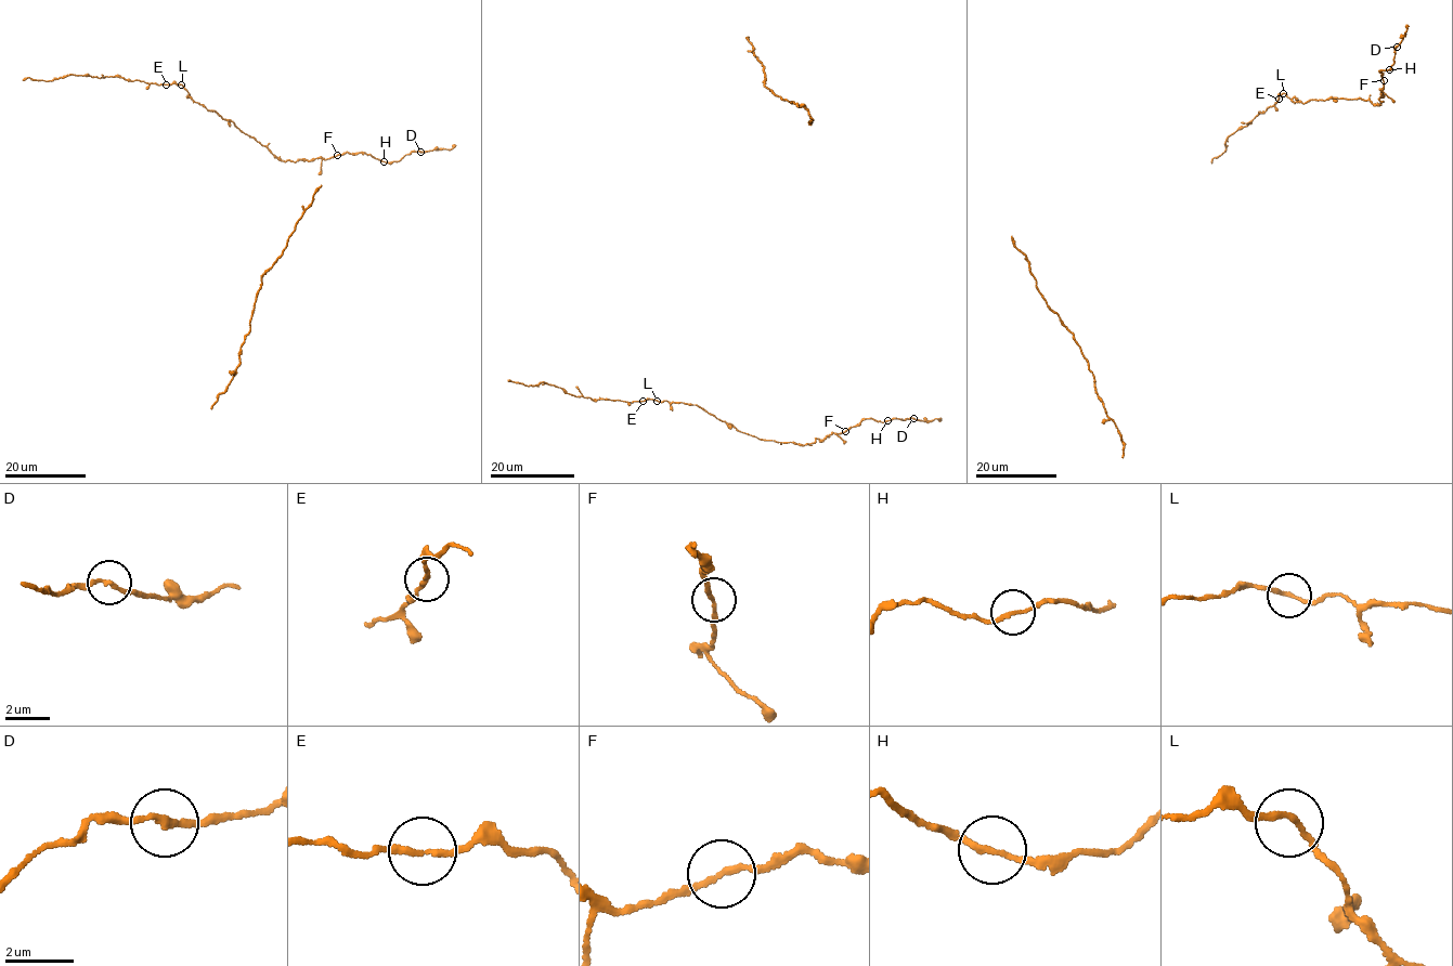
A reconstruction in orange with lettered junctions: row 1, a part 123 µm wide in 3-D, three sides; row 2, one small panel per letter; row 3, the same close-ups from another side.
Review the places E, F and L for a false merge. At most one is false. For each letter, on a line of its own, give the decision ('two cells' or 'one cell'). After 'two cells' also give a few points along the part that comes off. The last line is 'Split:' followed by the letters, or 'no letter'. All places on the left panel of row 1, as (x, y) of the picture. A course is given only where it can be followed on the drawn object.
E: one cell
F: one cell
L: one cell
Split: no letter

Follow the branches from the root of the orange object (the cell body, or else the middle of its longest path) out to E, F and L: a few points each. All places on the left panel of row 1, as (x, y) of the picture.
E: (207, 109), (194, 102), (182, 86), (167, 85)
F: (207, 109), (233, 121), (243, 132), (256, 138), (284, 161), (327, 159), (337, 155)
L: (207, 109), (194, 102), (181, 85)

